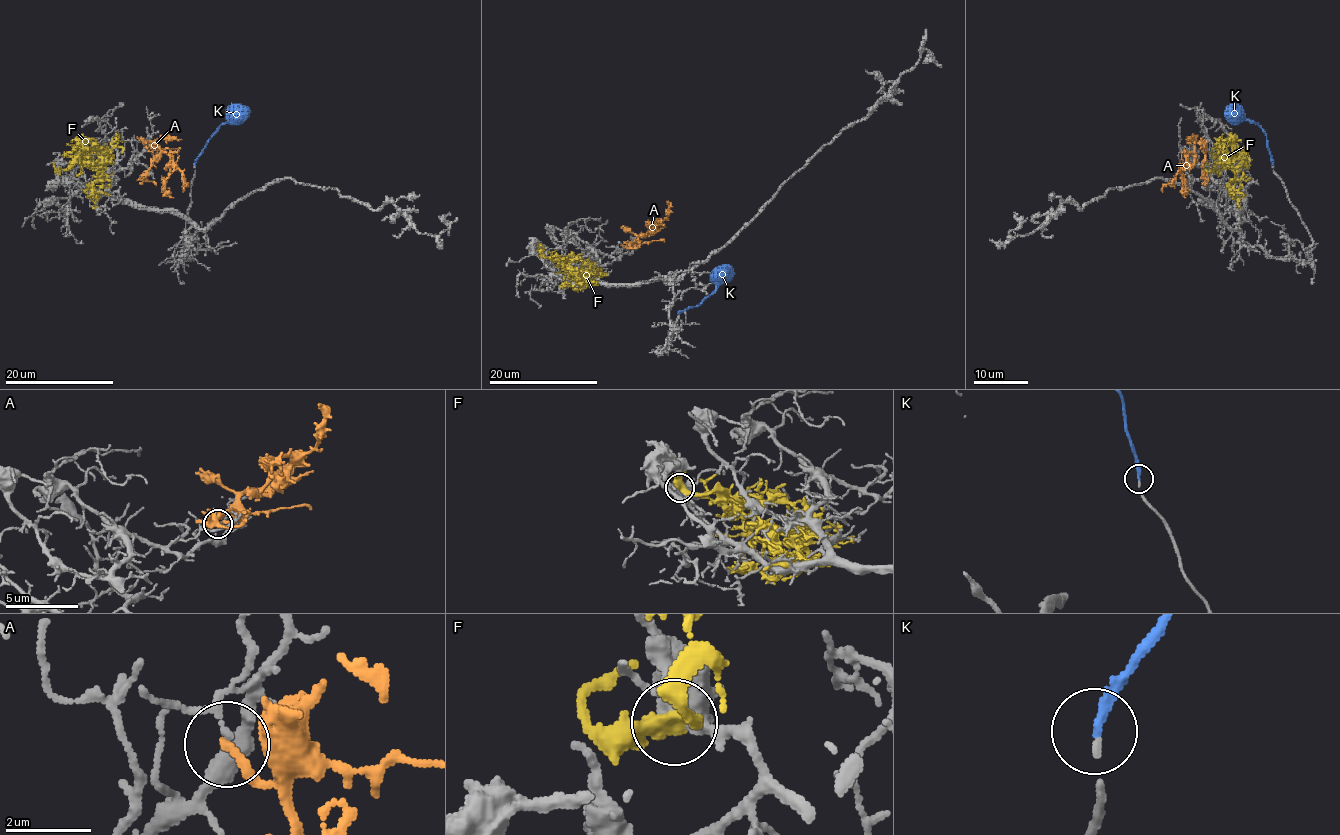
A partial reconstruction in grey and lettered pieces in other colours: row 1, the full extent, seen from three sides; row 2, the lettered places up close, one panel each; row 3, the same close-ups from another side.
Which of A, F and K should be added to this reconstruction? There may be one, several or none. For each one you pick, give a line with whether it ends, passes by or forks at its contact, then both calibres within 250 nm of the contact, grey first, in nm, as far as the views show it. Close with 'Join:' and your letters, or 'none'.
K: it ends; calibres 110 and 260 nm
Join: K

